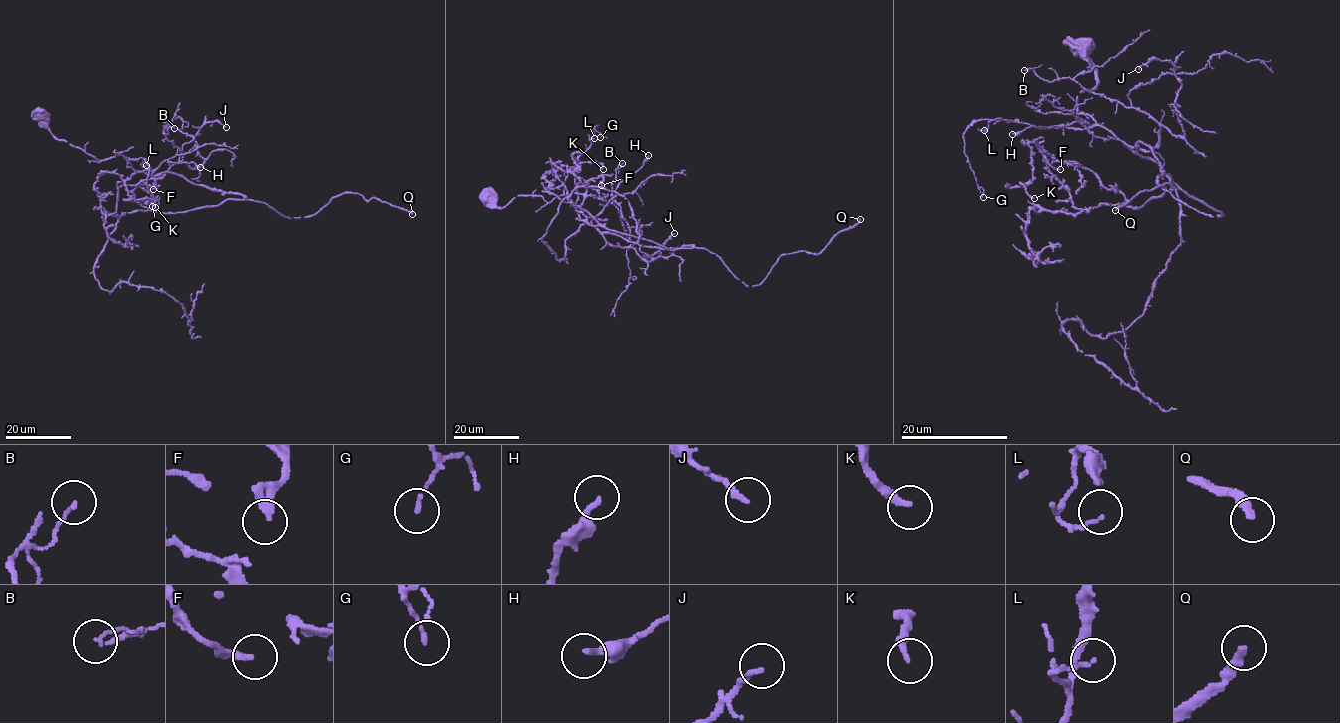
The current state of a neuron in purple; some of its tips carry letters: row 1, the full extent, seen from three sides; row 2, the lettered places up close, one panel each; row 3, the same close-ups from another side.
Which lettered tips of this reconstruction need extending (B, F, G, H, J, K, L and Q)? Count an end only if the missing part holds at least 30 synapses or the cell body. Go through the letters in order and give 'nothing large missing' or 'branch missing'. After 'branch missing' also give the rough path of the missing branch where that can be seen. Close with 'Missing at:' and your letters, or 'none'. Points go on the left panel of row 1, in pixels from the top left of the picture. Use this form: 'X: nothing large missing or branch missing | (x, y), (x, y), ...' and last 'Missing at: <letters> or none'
B: nothing large missing
F: nothing large missing
G: nothing large missing
H: nothing large missing
J: nothing large missing
K: nothing large missing
L: nothing large missing
Q: branch missing
Missing at: Q

